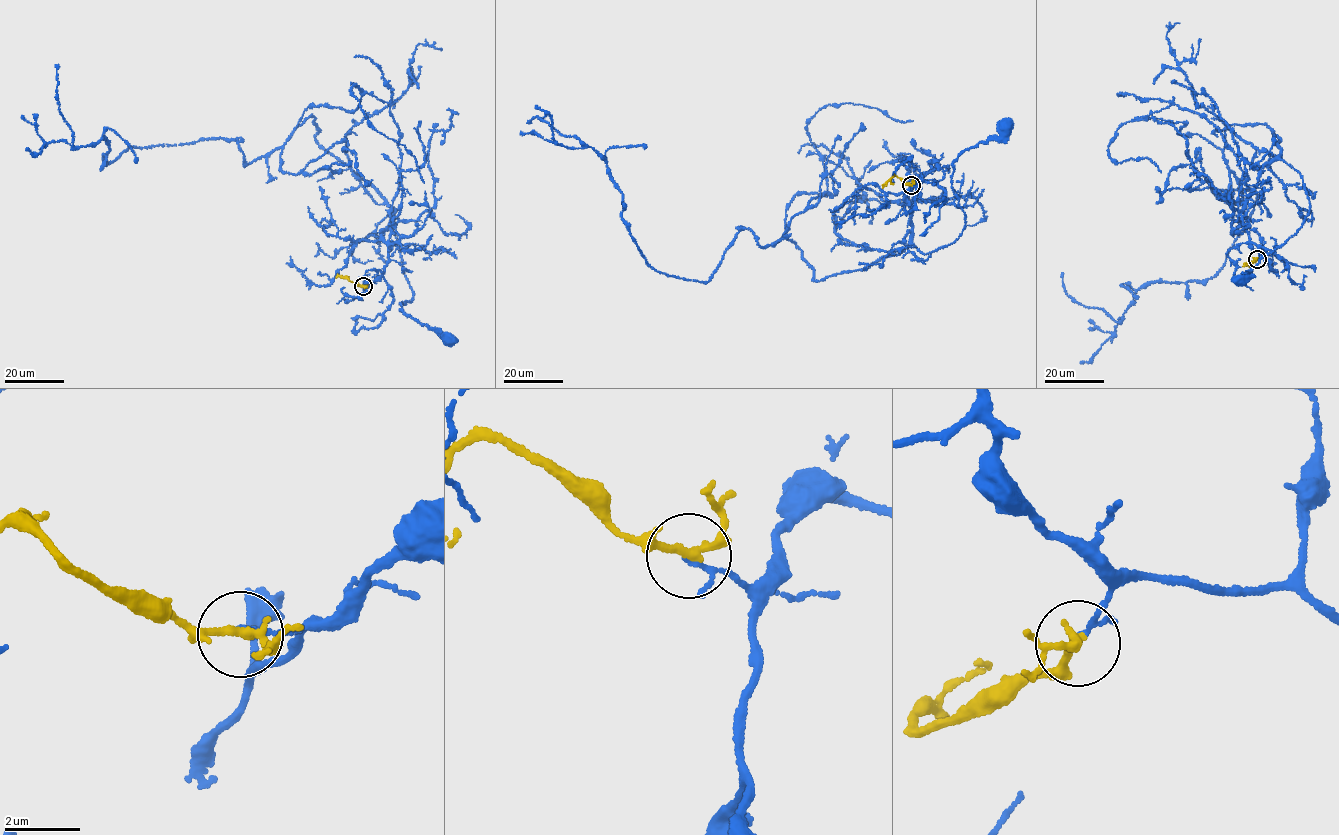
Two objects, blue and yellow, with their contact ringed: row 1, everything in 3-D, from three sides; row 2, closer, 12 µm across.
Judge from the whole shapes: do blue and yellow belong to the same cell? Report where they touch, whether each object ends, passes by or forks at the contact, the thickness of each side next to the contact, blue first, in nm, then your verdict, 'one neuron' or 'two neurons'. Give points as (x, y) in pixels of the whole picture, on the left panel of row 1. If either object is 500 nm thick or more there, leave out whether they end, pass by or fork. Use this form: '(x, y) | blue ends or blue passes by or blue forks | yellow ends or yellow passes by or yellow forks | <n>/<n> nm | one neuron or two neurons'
(363, 286) | blue passes by | yellow passes by | 80/200 nm | two neurons

